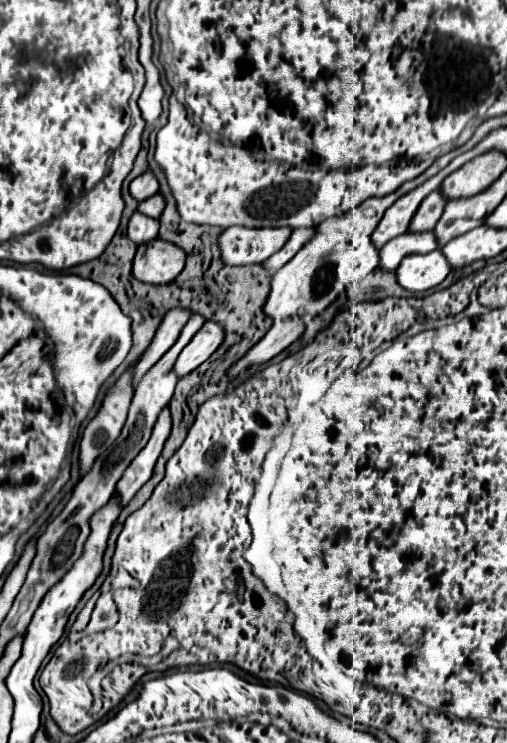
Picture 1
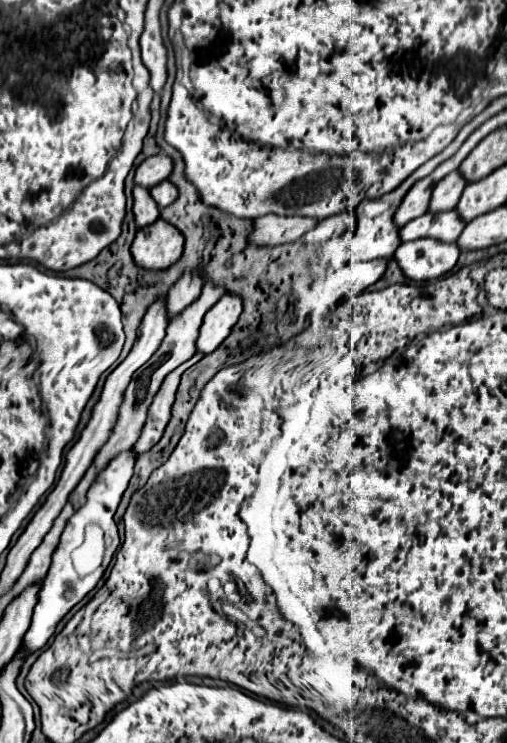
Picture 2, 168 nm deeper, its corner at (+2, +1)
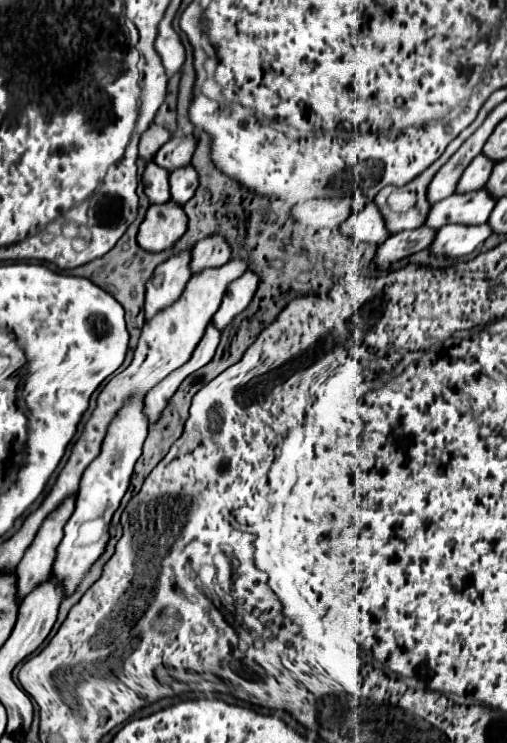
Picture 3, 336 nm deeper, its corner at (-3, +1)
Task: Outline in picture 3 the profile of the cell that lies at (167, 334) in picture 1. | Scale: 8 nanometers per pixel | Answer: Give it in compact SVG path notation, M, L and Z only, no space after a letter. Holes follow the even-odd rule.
M212 235L210 239L202 239L194 245L190 271L192 275L198 275L204 269L222 267L228 261L230 261L230 247L226 247L224 239L218 239L218 235Z

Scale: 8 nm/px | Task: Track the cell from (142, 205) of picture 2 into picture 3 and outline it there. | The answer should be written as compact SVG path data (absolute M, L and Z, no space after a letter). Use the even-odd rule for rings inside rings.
M152 161L148 163L146 171L144 171L144 177L142 177L142 183L144 183L144 193L148 195L150 203L166 203L170 201L170 191L168 191L168 175L166 169L154 165Z

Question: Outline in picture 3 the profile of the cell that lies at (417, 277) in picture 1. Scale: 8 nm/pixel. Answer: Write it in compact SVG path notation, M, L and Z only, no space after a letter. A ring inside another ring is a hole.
M446 225L436 231L432 243L430 243L430 253L434 257L450 257L458 259L468 253L472 253L478 245L482 245L490 237L490 227L478 225L478 227L458 227L458 225Z

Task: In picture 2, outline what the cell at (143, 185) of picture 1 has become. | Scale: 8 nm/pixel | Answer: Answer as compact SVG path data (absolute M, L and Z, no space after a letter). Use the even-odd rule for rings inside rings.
M157 153L153 157L147 157L135 173L135 183L143 187L153 187L161 181L165 181L173 171L173 159L165 153Z

